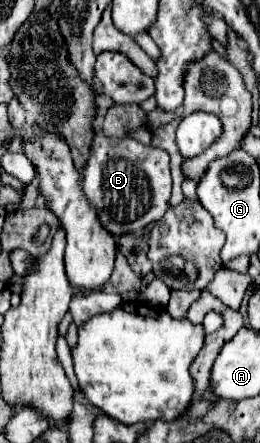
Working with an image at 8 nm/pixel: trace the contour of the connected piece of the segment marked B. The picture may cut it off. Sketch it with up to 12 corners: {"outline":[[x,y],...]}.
{"outline":[[96,136],[82,190],[114,236],[170,208],[170,156]]}

